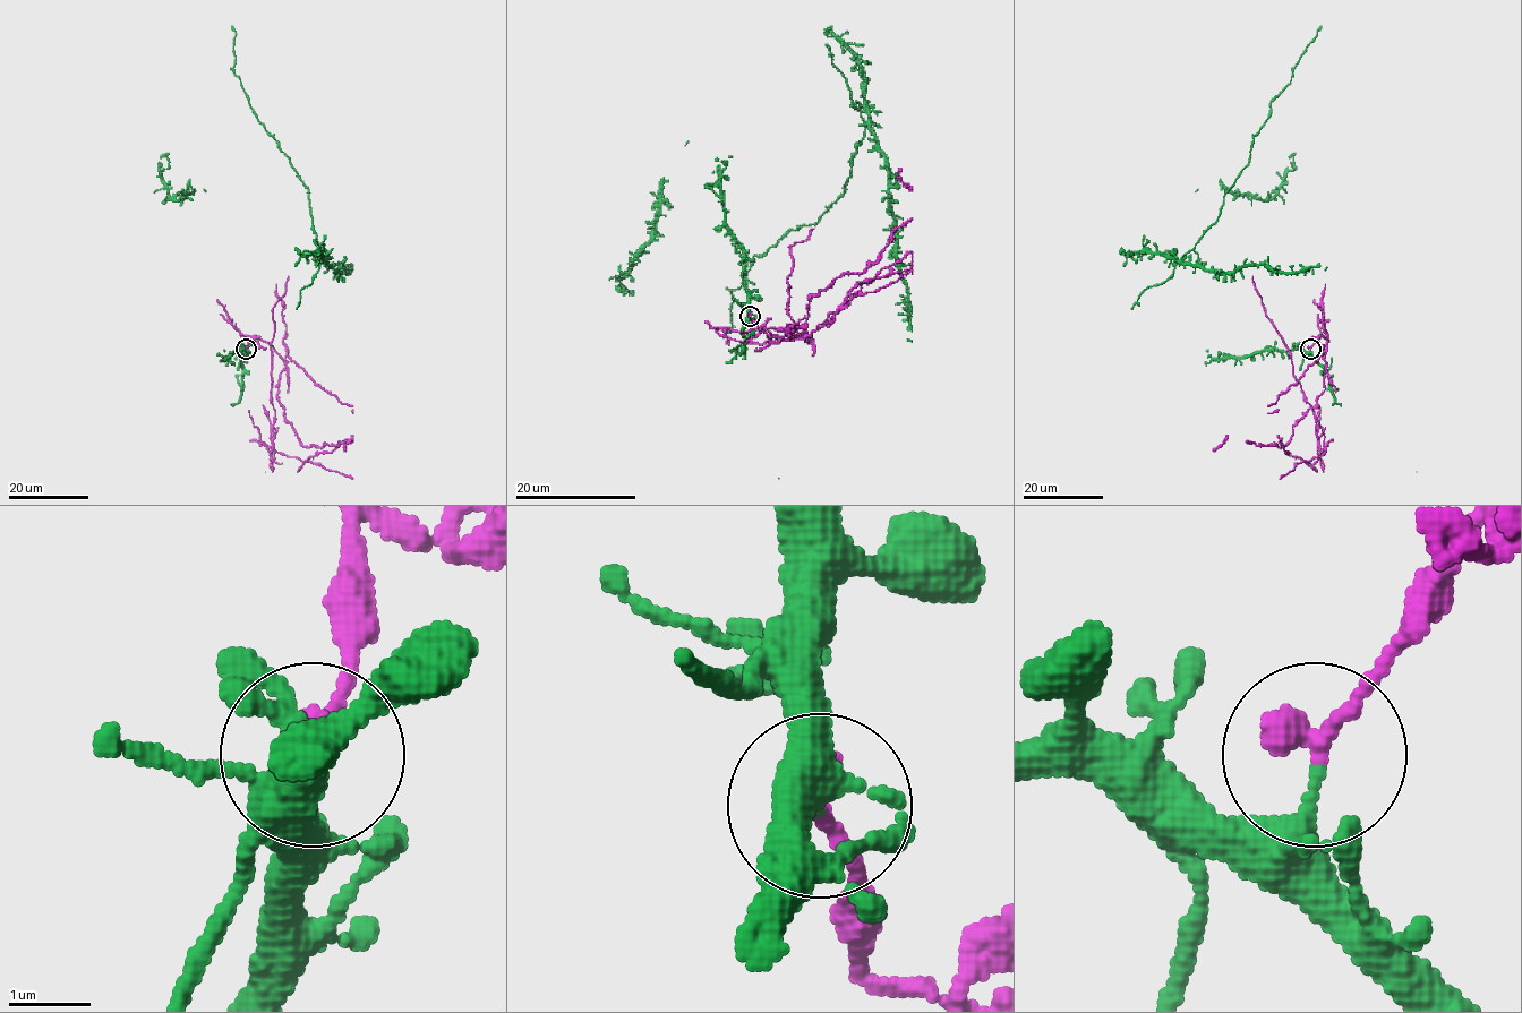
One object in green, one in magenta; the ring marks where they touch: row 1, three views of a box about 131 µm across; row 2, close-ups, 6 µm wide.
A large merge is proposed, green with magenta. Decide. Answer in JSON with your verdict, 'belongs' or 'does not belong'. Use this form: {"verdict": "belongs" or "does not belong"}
{"verdict": "does not belong"}

